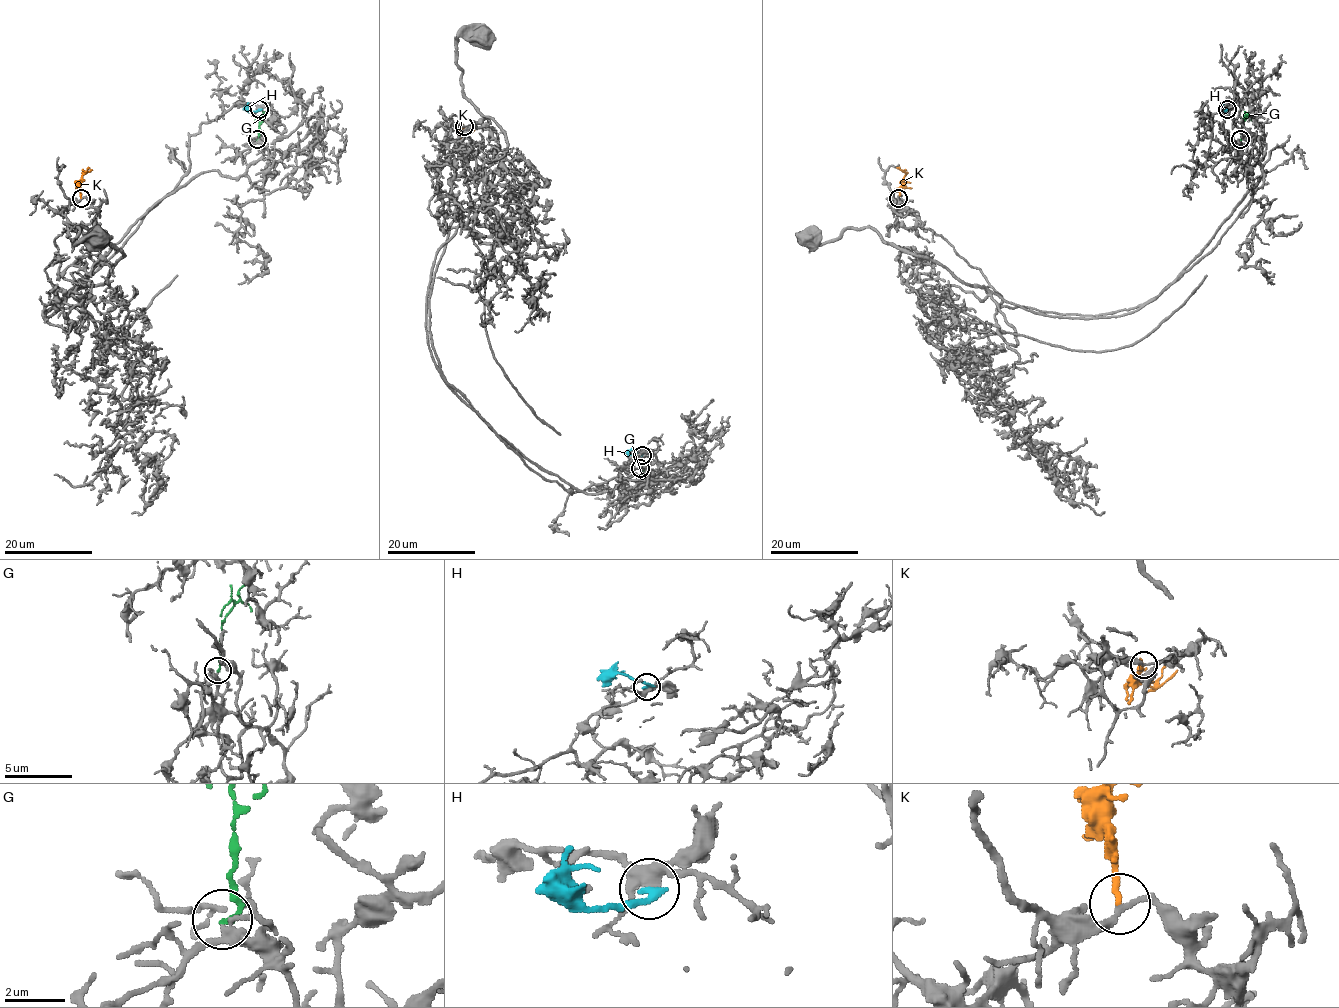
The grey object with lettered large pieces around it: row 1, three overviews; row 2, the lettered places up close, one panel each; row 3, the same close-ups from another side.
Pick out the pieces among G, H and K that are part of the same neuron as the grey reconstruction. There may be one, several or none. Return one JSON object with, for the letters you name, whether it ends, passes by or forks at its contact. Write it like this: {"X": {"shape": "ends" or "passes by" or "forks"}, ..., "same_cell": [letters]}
{"K": {"shape": "ends"}, "same_cell": ["K"]}

